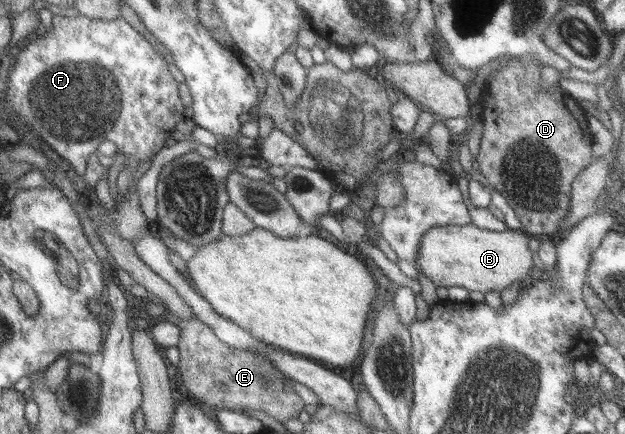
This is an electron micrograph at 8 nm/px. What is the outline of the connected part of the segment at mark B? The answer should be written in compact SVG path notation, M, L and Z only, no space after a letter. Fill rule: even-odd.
M447 225L445 227L433 227L422 235L421 245L419 245L419 257L415 262L419 273L428 277L435 285L455 289L464 287L466 290L487 292L498 291L501 293L509 285L518 283L523 287L531 282L531 271L535 267L533 264L533 254L529 250L530 235L521 230L507 229L502 232L487 231L479 229L475 225Z

